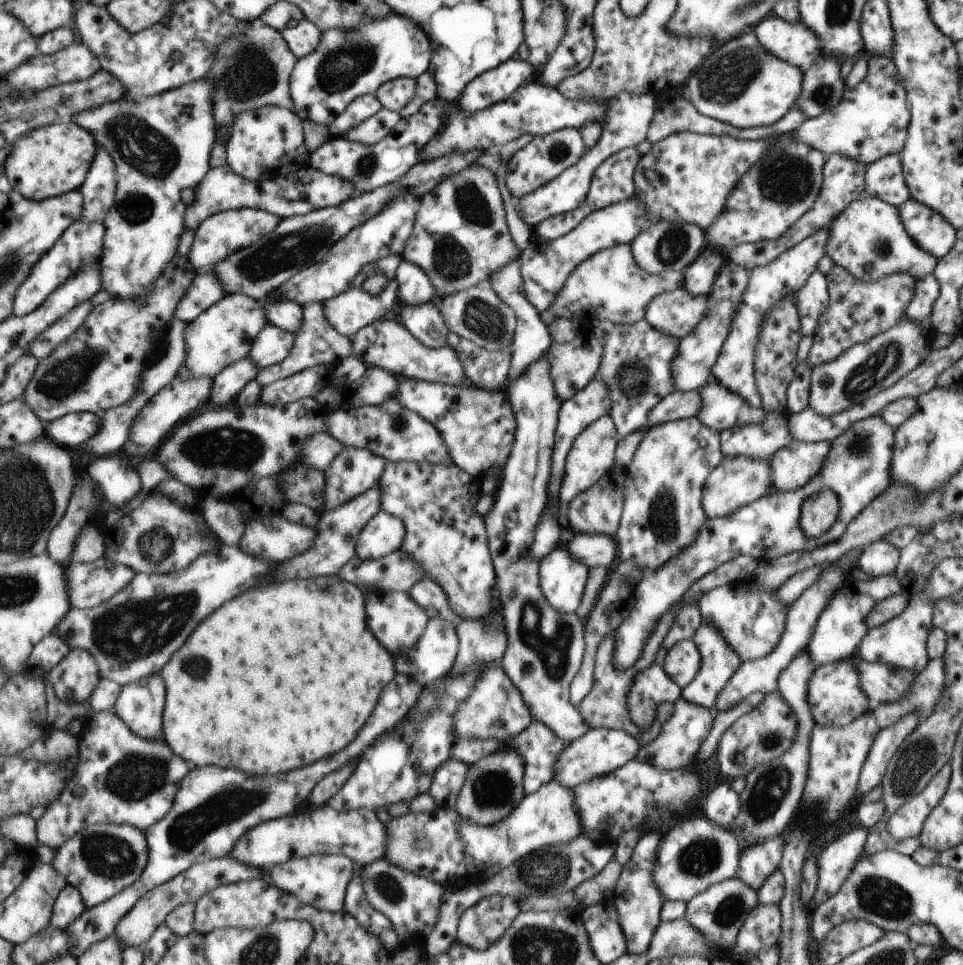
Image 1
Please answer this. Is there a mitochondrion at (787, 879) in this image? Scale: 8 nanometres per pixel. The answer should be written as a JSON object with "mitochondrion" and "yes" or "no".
{"mitochondrion":"no"}

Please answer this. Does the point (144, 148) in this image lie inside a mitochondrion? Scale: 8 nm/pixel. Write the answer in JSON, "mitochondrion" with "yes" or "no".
{"mitochondrion":"yes"}

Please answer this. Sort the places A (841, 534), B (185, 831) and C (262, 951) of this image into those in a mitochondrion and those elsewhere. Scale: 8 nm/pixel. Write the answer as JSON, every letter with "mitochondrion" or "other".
{"A":"other","B":"mitochondrion","C":"mitochondrion"}

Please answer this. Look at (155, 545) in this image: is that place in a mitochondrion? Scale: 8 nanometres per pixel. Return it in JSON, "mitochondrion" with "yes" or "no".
{"mitochondrion":"yes"}

